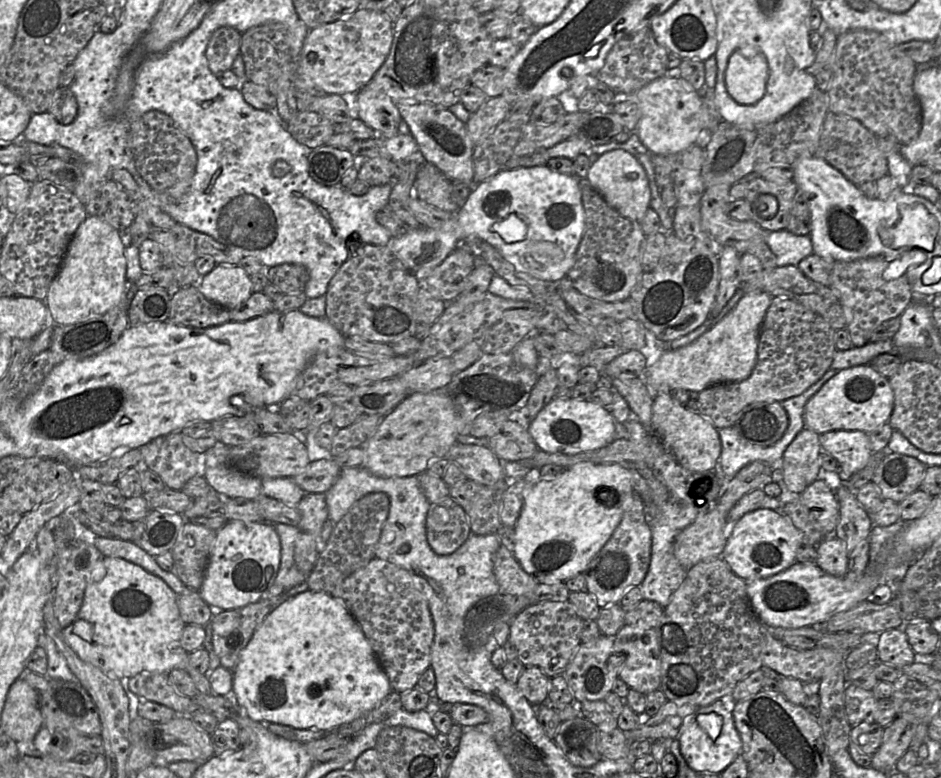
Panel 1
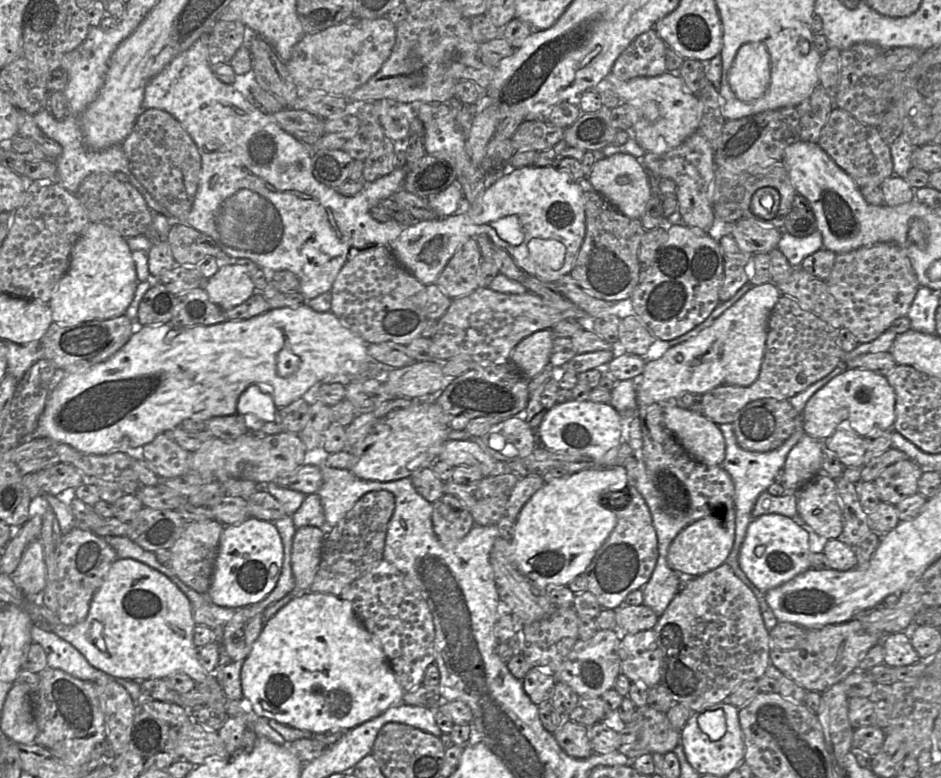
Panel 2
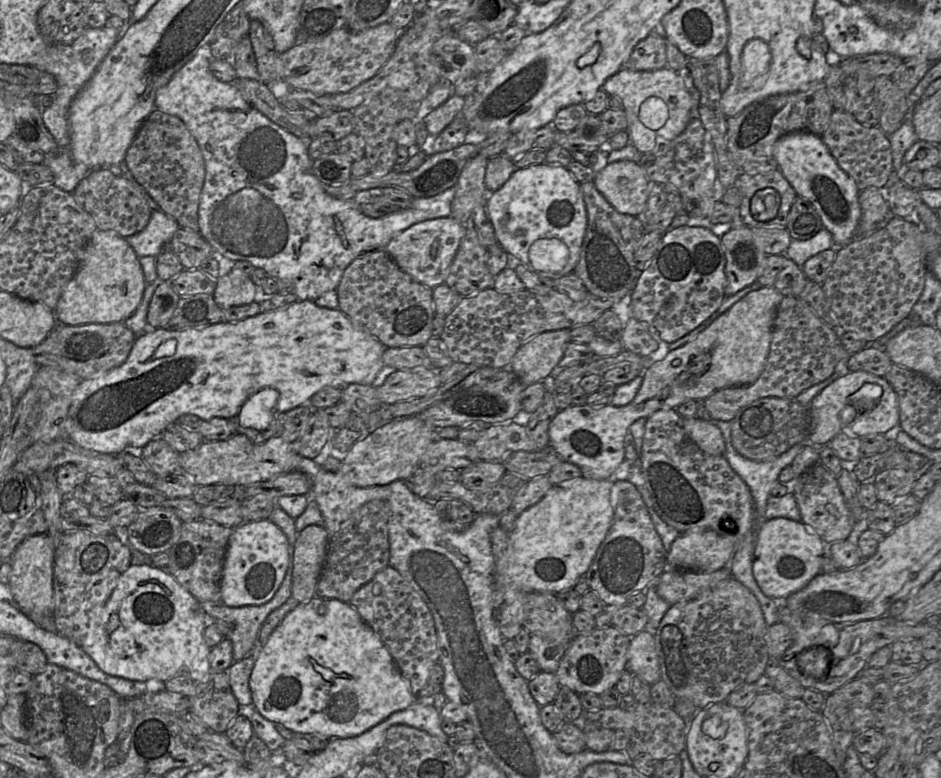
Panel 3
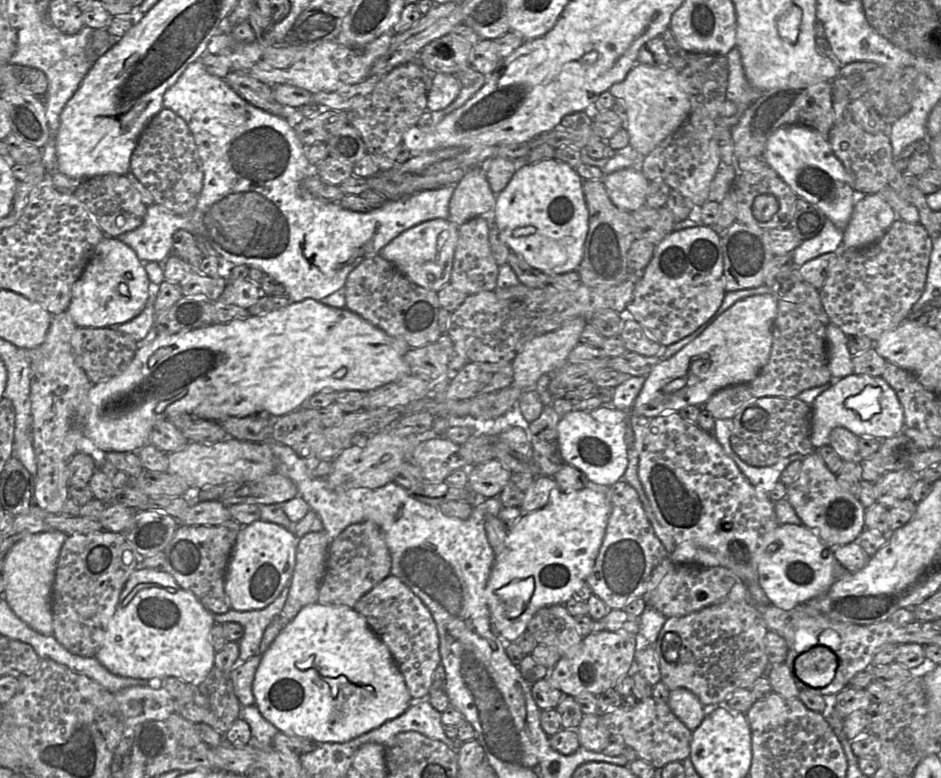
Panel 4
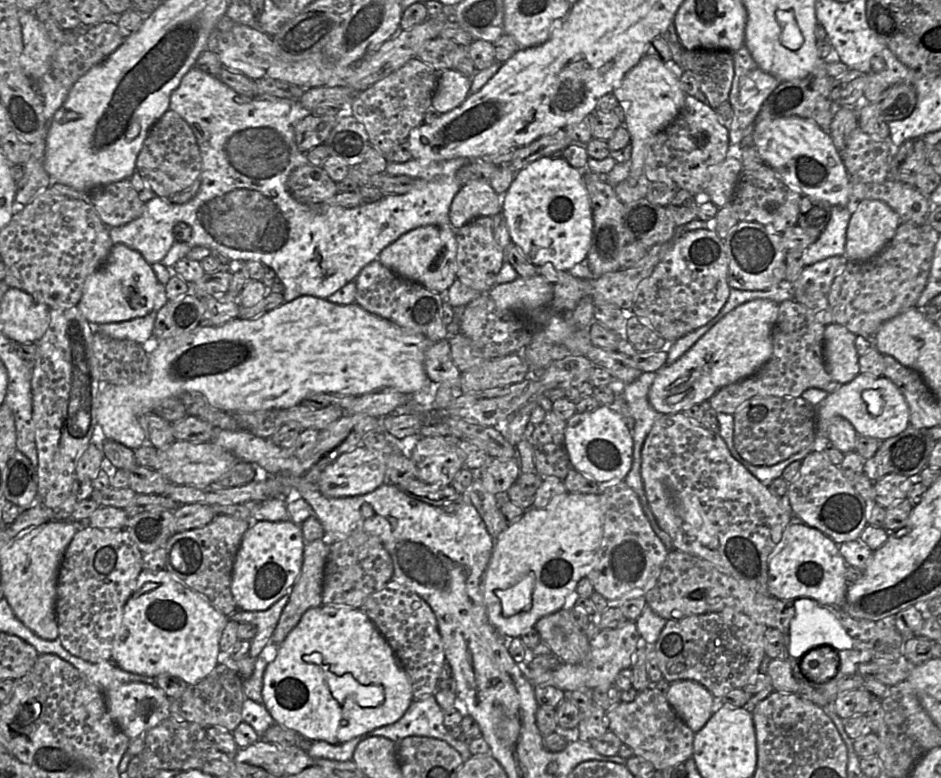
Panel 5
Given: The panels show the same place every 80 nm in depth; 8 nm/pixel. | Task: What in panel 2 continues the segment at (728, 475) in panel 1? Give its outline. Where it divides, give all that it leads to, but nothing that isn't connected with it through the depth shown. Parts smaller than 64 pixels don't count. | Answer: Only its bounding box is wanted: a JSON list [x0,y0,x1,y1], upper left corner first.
[718,414,806,631]

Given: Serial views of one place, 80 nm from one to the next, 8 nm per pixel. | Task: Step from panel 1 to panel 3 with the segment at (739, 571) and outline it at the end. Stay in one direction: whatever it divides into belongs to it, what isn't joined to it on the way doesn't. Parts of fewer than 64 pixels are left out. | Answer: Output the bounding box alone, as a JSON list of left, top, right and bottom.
[753,517,823,603]

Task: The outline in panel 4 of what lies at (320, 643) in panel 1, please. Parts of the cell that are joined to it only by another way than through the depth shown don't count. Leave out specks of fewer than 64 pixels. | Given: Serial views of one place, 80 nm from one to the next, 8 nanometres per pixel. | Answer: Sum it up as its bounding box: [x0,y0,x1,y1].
[253,603,414,743]

